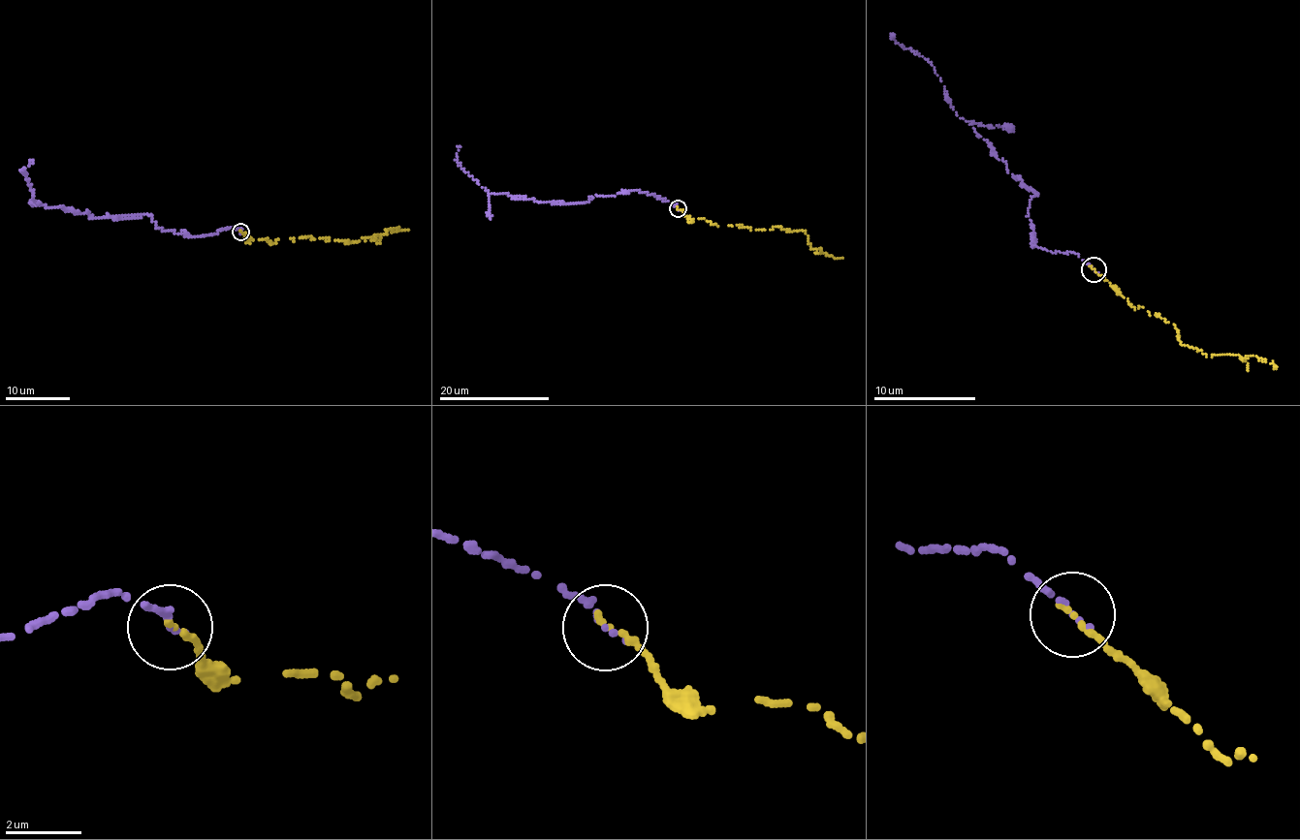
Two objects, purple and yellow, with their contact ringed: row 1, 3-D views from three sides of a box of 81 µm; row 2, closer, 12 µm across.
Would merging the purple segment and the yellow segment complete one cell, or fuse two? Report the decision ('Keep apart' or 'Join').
Join

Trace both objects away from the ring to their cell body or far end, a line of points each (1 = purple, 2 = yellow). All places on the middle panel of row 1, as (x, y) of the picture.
1: (678, 209), (651, 194), (626, 191), (583, 202), (546, 202), (507, 194), (489, 194), (459, 165), (459, 145)
2: (678, 209), (693, 220), (705, 219), (715, 225), (755, 231), (802, 230), (812, 248), (837, 259), (843, 257)

